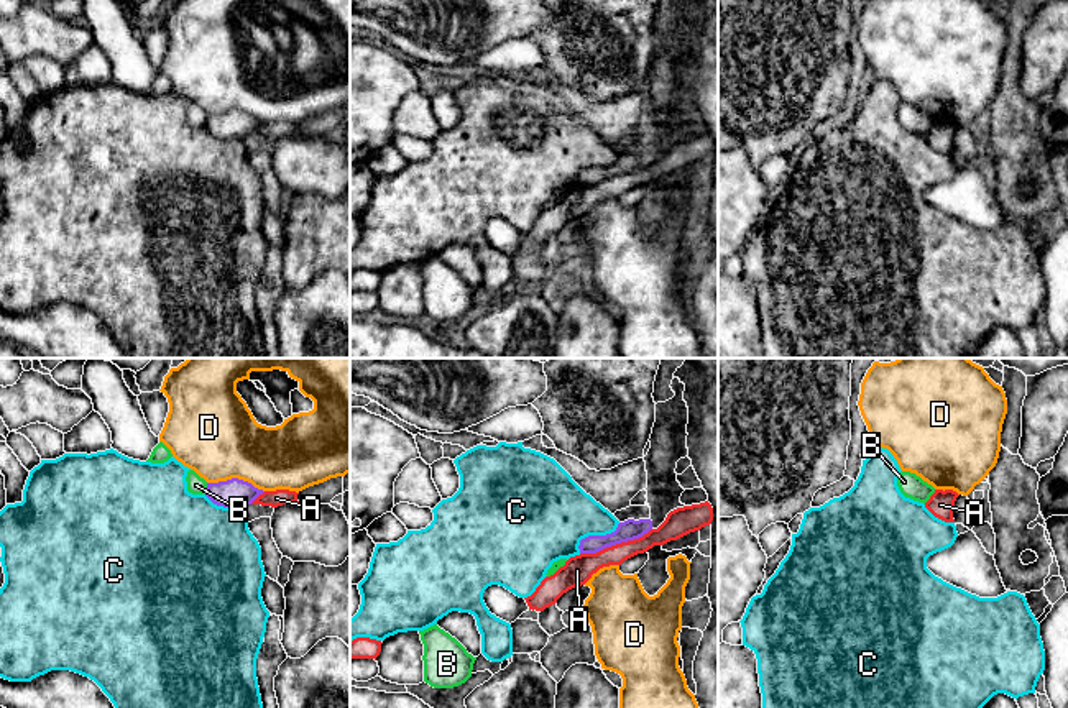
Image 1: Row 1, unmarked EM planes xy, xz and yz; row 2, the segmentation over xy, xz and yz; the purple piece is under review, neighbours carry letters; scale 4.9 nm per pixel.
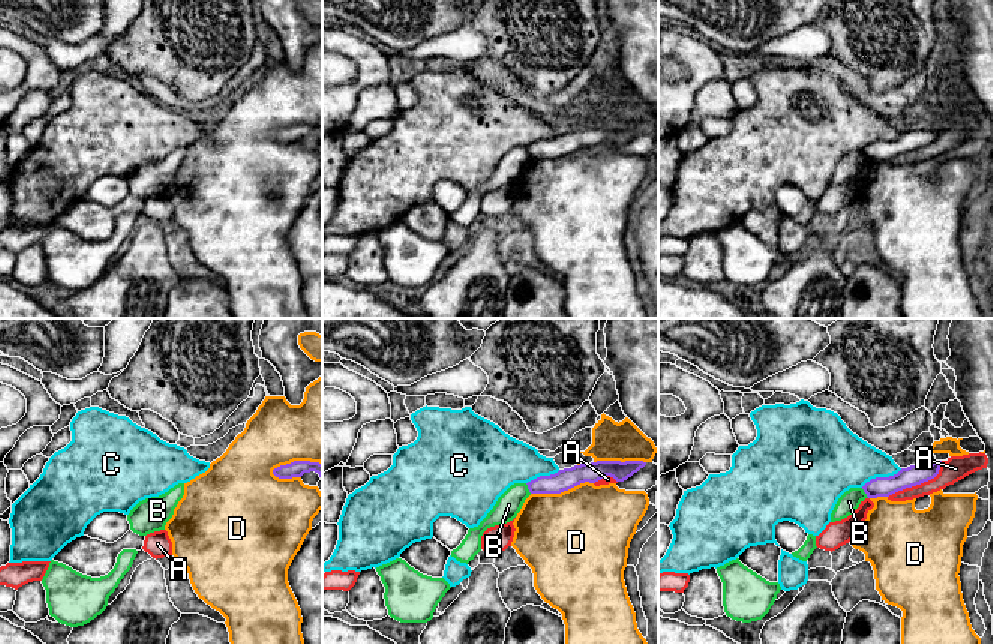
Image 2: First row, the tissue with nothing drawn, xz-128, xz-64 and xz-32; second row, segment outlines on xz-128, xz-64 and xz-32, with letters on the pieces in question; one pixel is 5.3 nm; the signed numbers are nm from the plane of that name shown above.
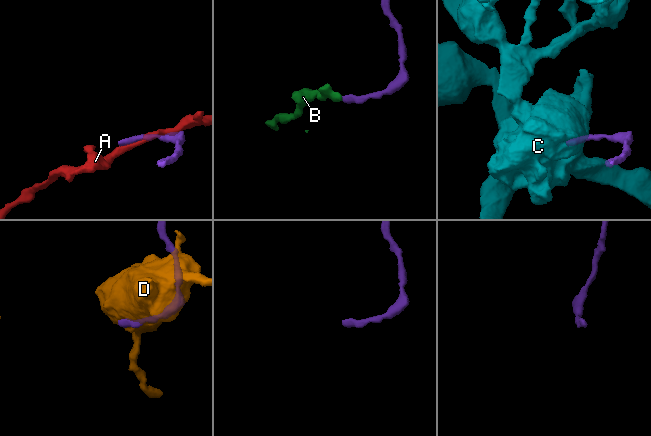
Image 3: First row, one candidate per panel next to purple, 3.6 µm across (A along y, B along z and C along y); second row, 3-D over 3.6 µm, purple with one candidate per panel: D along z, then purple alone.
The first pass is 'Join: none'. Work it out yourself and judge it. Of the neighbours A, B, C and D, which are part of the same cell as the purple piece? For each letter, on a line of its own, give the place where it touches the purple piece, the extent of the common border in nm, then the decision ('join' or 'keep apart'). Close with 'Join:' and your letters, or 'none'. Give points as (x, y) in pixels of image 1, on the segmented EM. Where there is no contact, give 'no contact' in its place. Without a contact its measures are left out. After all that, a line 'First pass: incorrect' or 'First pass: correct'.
A: contact xz (615, 544); length 380 nm; keep apart
B: contact xy (207, 488); length 60 nm; keep apart
C: contact xz (595, 536); length 260 nm; keep apart
D: contact xy (235, 478); length 280 nm; keep apart
Join: none
First pass: correct

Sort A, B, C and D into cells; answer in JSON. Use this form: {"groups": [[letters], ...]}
{"groups": [["A"], ["B"], ["C"], ["D"]]}

